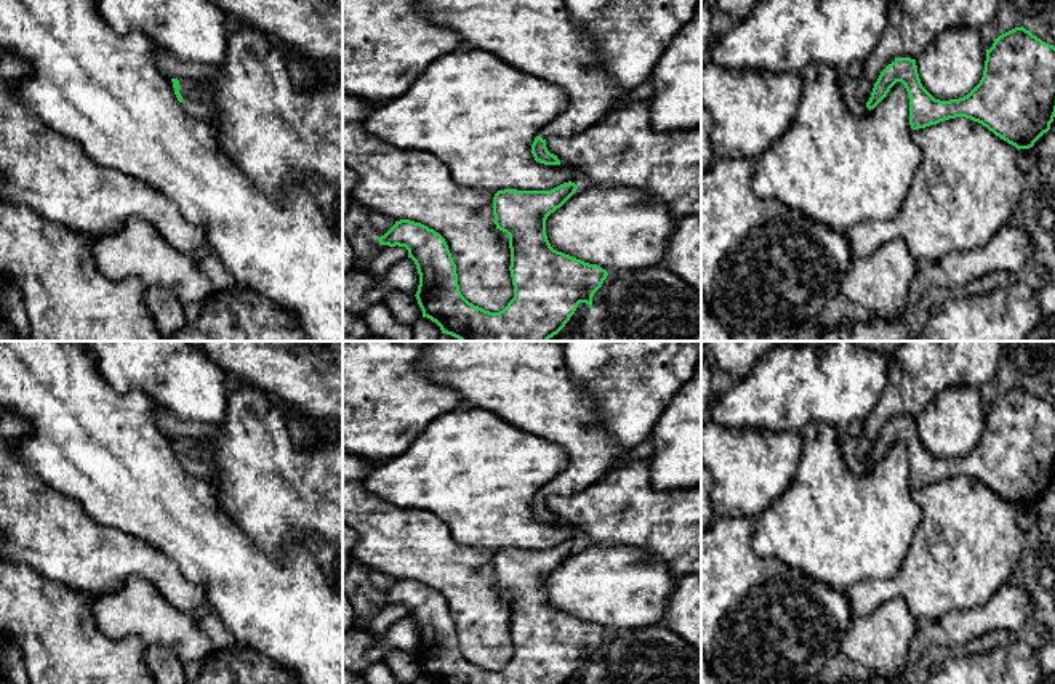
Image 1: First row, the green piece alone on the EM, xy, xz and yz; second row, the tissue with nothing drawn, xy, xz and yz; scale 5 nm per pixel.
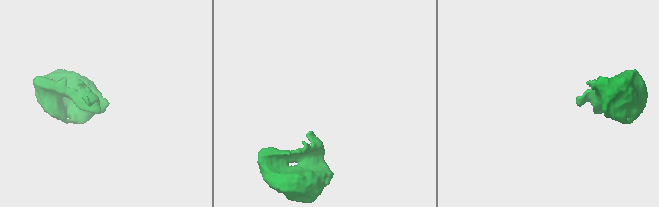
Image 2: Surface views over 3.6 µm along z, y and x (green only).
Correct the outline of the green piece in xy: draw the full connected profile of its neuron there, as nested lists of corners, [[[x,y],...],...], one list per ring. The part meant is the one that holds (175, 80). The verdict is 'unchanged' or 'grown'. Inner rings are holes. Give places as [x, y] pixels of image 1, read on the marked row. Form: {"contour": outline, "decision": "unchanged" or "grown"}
{"contour": [[[171,78],[174,95],[187,115],[210,120],[216,114],[216,99],[211,98],[210,80]]], "decision": "grown"}

